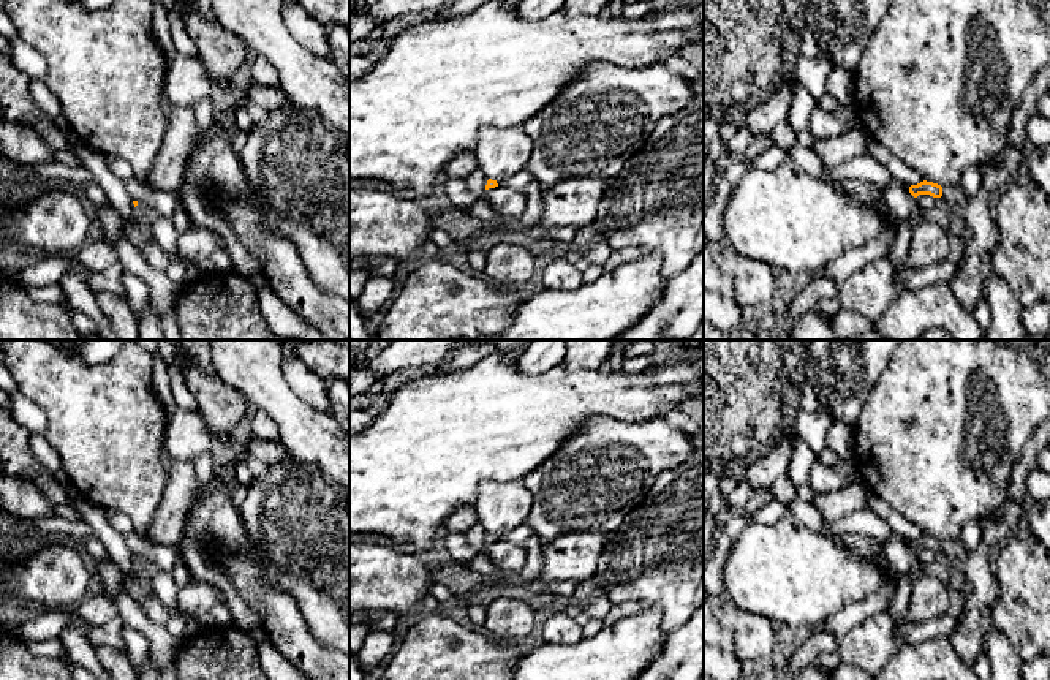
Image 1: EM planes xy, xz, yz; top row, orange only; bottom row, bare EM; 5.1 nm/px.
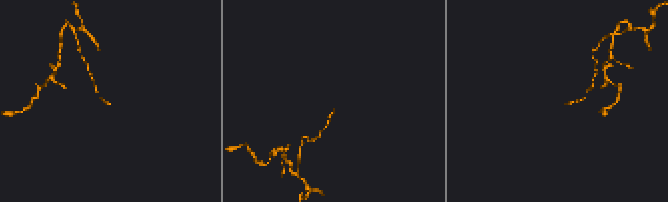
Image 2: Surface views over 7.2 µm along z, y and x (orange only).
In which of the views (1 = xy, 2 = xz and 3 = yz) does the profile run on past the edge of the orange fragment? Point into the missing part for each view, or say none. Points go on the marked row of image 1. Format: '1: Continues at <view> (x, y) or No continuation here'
1: No continuation here
2: No continuation here
3: No continuation here

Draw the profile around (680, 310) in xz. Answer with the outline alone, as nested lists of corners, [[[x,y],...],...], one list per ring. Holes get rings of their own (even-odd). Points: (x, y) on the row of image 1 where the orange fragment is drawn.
[[[704,248],[677,277],[667,280],[663,297],[621,340],[689,337],[704,321]]]

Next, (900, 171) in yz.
[[[874,139],[868,147],[868,155],[882,164],[895,180],[903,182],[908,187],[923,182],[923,177],[917,171],[900,161]]]

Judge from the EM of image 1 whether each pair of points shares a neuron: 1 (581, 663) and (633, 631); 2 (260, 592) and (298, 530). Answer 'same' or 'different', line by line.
1: same
2: different

